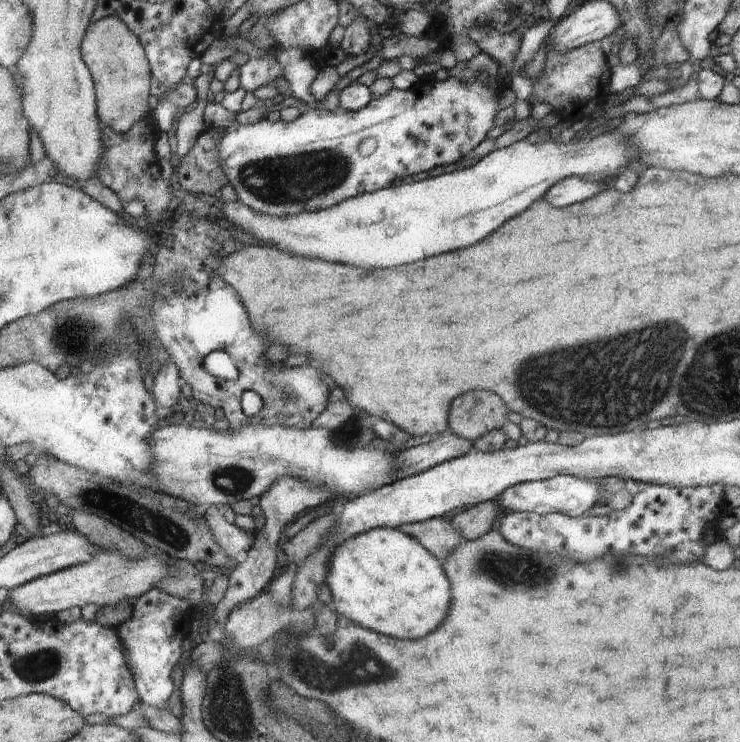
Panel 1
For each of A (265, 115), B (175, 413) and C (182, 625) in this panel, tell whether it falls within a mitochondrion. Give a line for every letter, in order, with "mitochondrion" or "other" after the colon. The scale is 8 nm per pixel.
A: other
B: other
C: other

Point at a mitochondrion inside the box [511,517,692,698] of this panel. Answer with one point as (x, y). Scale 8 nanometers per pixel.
(625, 564)

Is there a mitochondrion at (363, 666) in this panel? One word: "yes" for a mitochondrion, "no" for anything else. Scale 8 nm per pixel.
yes

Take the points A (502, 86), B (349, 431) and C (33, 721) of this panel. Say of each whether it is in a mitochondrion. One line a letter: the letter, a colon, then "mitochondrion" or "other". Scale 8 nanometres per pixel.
A: other
B: mitochondrion
C: other

